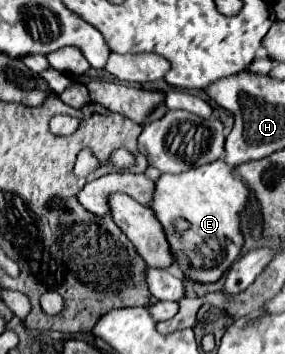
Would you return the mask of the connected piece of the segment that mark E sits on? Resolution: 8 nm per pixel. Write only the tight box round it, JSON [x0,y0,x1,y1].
[151,161,251,283]

